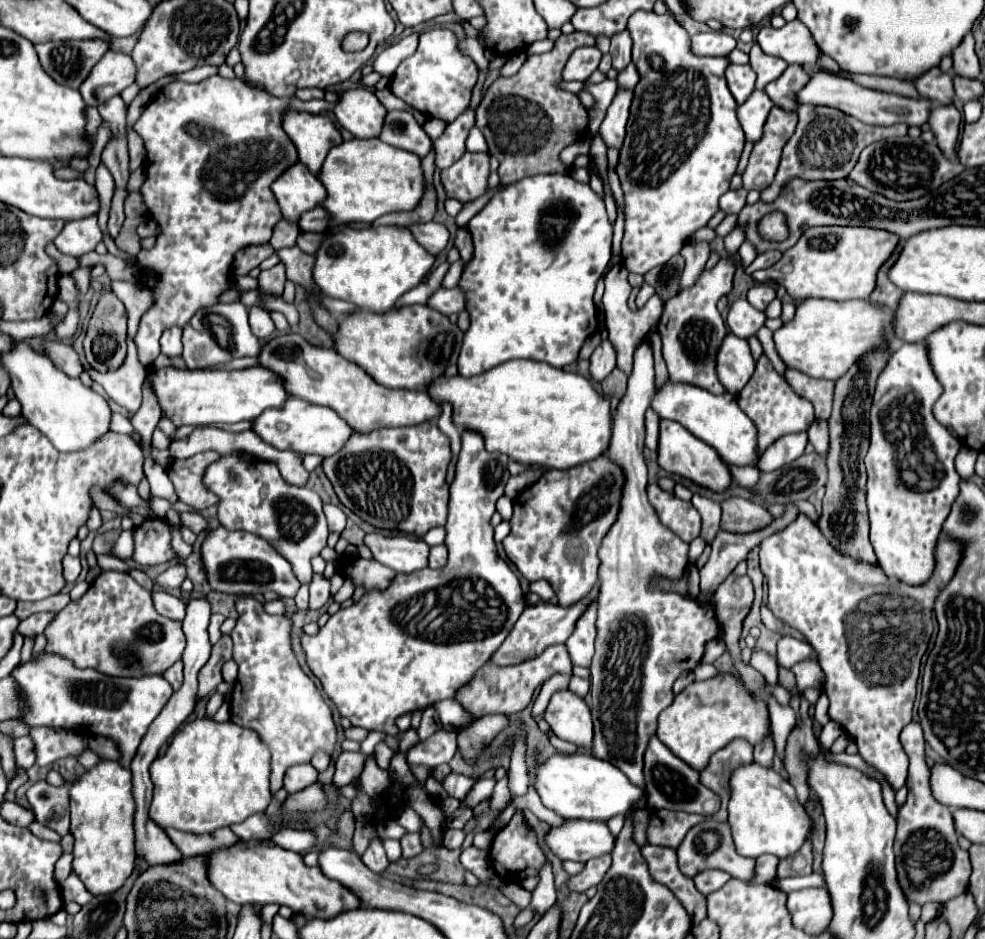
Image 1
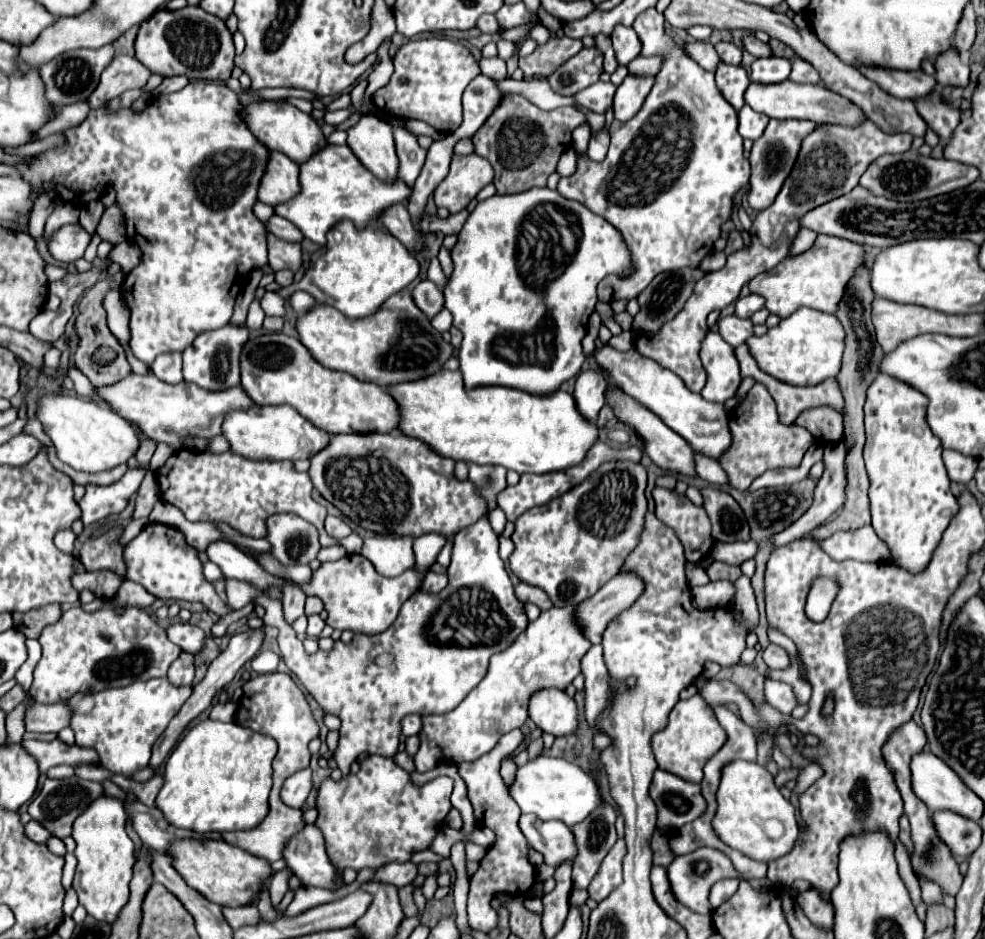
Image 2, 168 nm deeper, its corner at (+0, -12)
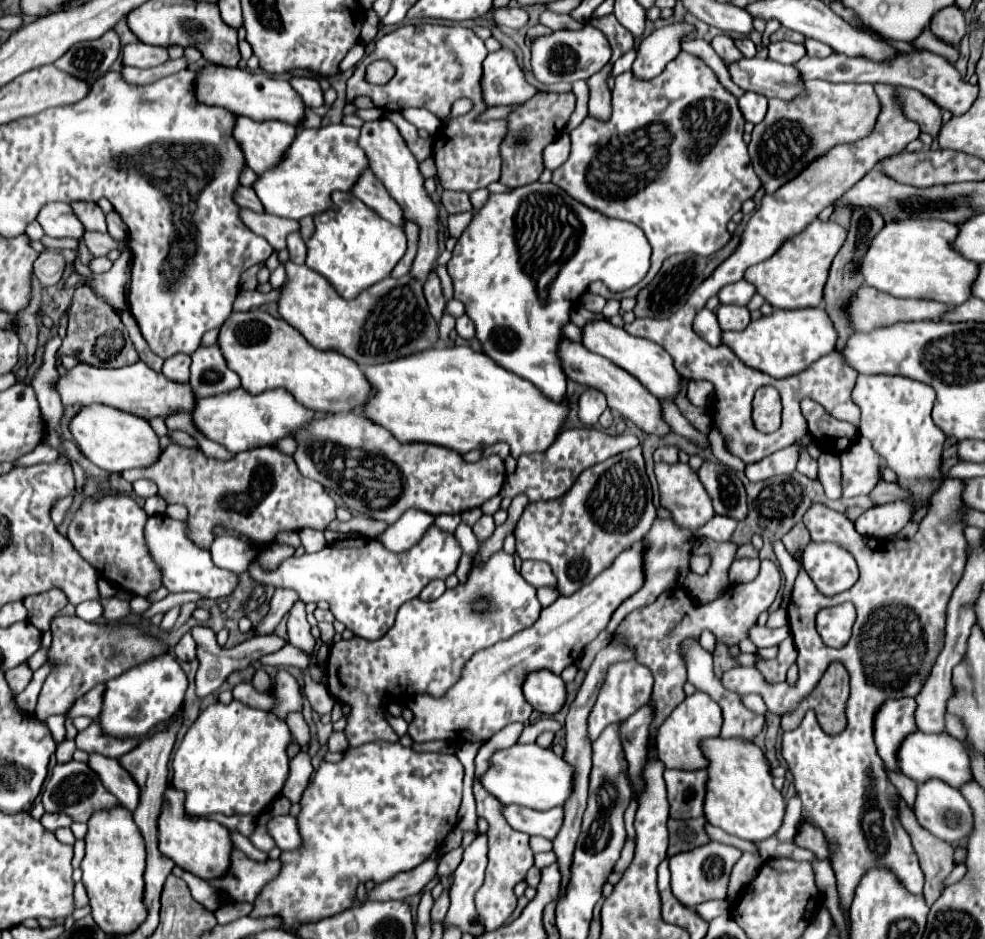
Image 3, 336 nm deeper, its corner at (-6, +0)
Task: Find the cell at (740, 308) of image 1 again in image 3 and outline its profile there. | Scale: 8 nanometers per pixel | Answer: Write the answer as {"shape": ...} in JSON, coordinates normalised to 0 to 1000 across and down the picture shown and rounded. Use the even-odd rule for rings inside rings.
{"shape":[[[730,325],[726,331],[730,346],[734,353],[752,353],[762,344],[762,335],[758,327],[746,327],[746,325]]]}

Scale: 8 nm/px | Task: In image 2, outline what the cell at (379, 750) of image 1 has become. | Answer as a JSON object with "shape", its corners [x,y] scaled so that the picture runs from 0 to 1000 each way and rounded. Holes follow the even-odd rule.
{"shape":[[[373,804],[366,813],[366,819],[362,825],[350,825],[346,832],[338,832],[332,827],[322,842],[320,862],[324,864],[324,870],[320,879],[326,883],[330,894],[330,904],[336,921],[340,923],[342,936],[348,936],[348,928],[352,923],[360,925],[362,930],[366,925],[379,925],[385,928],[393,919],[413,919],[419,908],[431,906],[438,902],[442,889],[448,885],[450,874],[454,866],[458,864],[458,842],[460,842],[460,830],[456,827],[444,827],[431,836],[421,836],[417,832],[417,825],[407,819],[399,806],[387,806],[387,804]]]}

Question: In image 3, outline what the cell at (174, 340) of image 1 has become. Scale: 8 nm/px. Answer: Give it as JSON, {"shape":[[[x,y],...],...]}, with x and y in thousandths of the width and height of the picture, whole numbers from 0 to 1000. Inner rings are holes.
{"shape":[[[176,378],[174,382],[168,382],[165,387],[165,399],[174,406],[180,408],[190,408],[192,406],[192,389],[194,389],[194,380],[192,378]]]}

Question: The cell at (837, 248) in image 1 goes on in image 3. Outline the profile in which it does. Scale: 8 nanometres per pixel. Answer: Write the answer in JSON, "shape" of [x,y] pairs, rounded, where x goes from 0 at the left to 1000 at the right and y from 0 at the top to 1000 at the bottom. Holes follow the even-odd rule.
{"shape":[[[827,233],[815,248],[799,255],[783,276],[760,284],[756,297],[764,301],[769,306],[769,312],[775,314],[787,329],[831,327],[836,325],[836,308],[846,274],[856,263],[858,252],[860,244],[856,244],[852,237],[834,237],[831,233]]]}

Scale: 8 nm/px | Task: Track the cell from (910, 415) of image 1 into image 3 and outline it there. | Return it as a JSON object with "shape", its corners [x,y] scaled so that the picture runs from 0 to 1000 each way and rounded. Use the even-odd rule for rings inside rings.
{"shape":[[[872,399],[866,425],[874,436],[874,463],[886,472],[898,495],[911,504],[911,514],[921,525],[921,529],[907,536],[884,540],[868,555],[868,563],[874,570],[896,574],[915,565],[933,542],[943,538],[947,525],[957,517],[955,485],[961,465],[945,446],[949,416],[935,406],[915,399]]]}

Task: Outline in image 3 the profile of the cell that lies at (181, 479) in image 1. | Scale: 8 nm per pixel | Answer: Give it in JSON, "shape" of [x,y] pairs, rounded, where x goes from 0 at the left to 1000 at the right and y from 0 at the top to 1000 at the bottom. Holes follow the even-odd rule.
{"shape":[[[172,474],[159,493],[153,497],[129,499],[123,504],[127,512],[151,510],[161,519],[161,529],[170,536],[184,536],[192,542],[192,570],[194,574],[212,585],[216,578],[216,559],[228,557],[257,576],[275,578],[283,565],[316,561],[328,565],[340,553],[340,534],[330,521],[308,508],[297,487],[285,482],[281,476],[263,476],[259,480],[241,482],[232,491],[210,487],[202,476]]]}

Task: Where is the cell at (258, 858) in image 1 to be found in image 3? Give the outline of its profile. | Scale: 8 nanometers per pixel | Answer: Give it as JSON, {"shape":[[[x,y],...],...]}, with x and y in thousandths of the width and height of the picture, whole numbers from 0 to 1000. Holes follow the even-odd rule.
{"shape":[[[180,840],[168,842],[168,859],[161,868],[161,906],[178,917],[184,925],[216,938],[226,936],[232,930],[235,923],[235,906],[237,906],[237,894],[230,881],[226,881],[220,874],[194,874],[188,870],[186,862],[186,847]]]}

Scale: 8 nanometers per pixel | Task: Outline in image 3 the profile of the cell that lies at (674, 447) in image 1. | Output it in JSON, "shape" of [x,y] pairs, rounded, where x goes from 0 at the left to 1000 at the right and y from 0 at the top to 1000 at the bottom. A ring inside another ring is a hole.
{"shape":[[[572,363],[572,370],[568,372],[568,380],[570,380],[570,389],[576,401],[580,401],[586,408],[592,408],[596,412],[604,412],[608,416],[614,419],[616,429],[620,436],[628,438],[635,446],[639,446],[641,450],[645,450],[651,459],[659,461],[659,463],[667,463],[667,465],[675,465],[679,463],[683,457],[679,455],[679,450],[673,446],[673,433],[671,427],[665,425],[665,421],[661,421],[651,408],[649,404],[645,404],[643,399],[639,399],[637,395],[632,395],[630,391],[624,391],[624,387],[620,387],[618,382],[604,378],[600,374],[596,374],[590,365]]]}

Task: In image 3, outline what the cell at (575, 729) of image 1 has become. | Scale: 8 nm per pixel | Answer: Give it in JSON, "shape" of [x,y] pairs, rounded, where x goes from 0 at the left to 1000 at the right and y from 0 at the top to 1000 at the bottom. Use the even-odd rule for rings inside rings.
{"shape":[[[551,712],[533,723],[531,740],[539,749],[541,755],[561,764],[574,753],[576,732],[568,719]]]}

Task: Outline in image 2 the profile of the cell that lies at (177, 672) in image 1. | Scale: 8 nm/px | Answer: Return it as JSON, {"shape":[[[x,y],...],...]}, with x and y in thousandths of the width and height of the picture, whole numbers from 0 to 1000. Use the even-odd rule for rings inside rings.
{"shape":[[[184,693],[184,698],[172,710],[172,717],[170,717],[172,725],[176,729],[194,729],[196,721],[198,721],[198,708],[196,708],[196,704],[198,704],[196,698]]]}

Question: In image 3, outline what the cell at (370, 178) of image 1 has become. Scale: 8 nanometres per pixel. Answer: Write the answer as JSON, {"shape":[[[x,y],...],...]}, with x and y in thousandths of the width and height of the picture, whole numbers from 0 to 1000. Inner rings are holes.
{"shape":[[[336,131],[324,137],[306,137],[283,178],[263,188],[257,199],[269,225],[281,231],[306,235],[308,231],[320,231],[336,223],[336,206],[356,203],[364,193],[364,186],[375,180],[373,165],[364,159],[362,146],[364,137],[348,131]]]}

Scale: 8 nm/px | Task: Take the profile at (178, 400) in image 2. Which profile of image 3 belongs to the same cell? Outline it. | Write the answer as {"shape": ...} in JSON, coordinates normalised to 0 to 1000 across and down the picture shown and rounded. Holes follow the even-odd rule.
{"shape":[[[145,384],[123,393],[103,393],[88,387],[80,387],[74,391],[66,401],[60,401],[58,414],[62,421],[64,431],[92,431],[92,429],[107,429],[119,433],[123,438],[135,440],[145,446],[155,444],[172,444],[180,438],[198,438],[198,419],[194,416],[192,408],[178,408],[165,401],[163,397],[149,391]]]}

